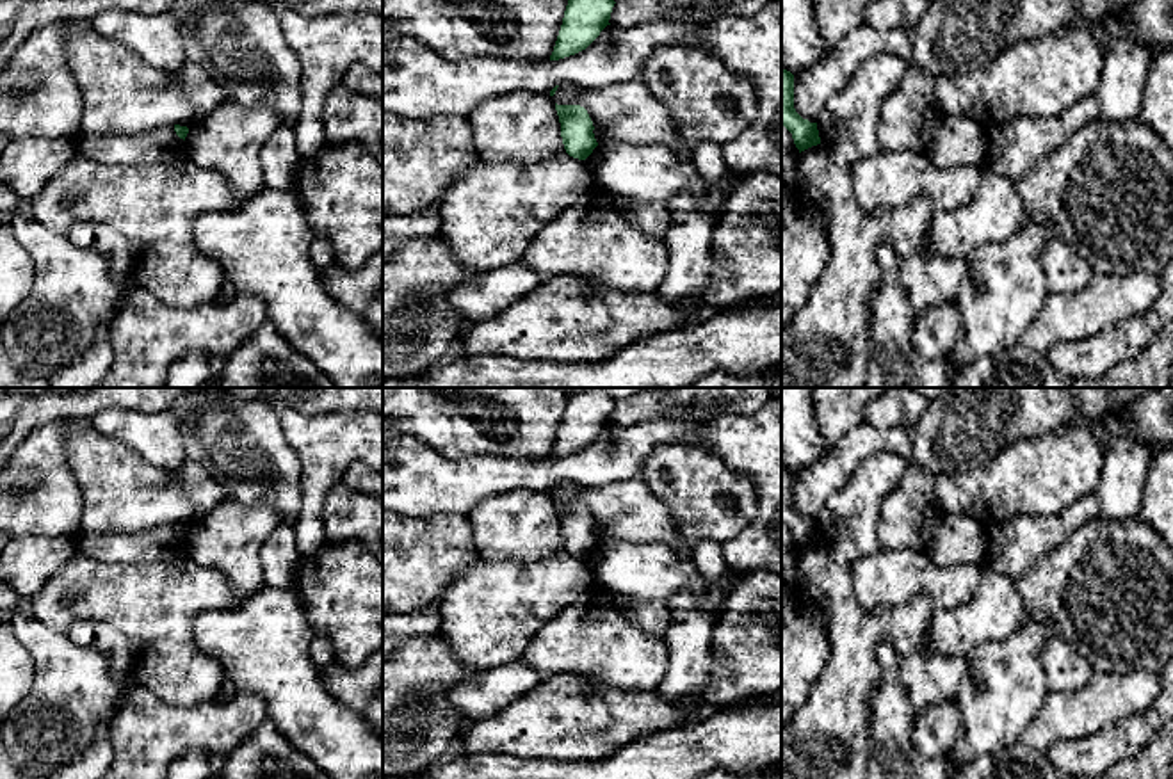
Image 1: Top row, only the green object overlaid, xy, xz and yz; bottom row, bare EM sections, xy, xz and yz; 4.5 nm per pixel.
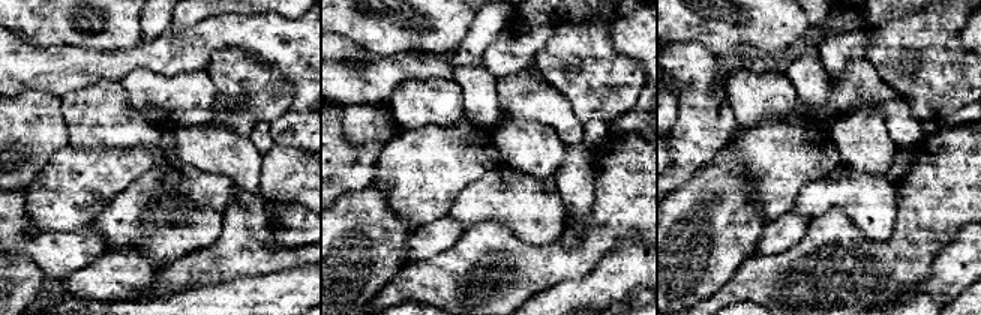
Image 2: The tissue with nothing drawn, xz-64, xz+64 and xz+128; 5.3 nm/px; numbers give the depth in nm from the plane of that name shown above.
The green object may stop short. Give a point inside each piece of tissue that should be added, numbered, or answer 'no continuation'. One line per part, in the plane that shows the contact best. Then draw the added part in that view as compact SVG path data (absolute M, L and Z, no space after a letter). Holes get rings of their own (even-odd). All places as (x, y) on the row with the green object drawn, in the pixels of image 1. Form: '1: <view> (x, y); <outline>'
no continuation

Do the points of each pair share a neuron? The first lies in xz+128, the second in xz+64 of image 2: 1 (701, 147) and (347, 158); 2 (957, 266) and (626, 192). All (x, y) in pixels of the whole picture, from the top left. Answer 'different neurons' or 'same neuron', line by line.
1: different neurons
2: different neurons

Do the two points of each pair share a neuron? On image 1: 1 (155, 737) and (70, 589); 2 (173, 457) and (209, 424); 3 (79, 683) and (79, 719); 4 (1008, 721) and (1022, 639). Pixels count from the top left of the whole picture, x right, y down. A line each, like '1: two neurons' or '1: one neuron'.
1: two neurons
2: two neurons
3: one neuron
4: one neuron

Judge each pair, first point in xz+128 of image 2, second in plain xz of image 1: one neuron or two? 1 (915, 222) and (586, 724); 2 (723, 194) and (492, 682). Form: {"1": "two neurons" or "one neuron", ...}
{"1": "one neuron", "2": "two neurons"}

